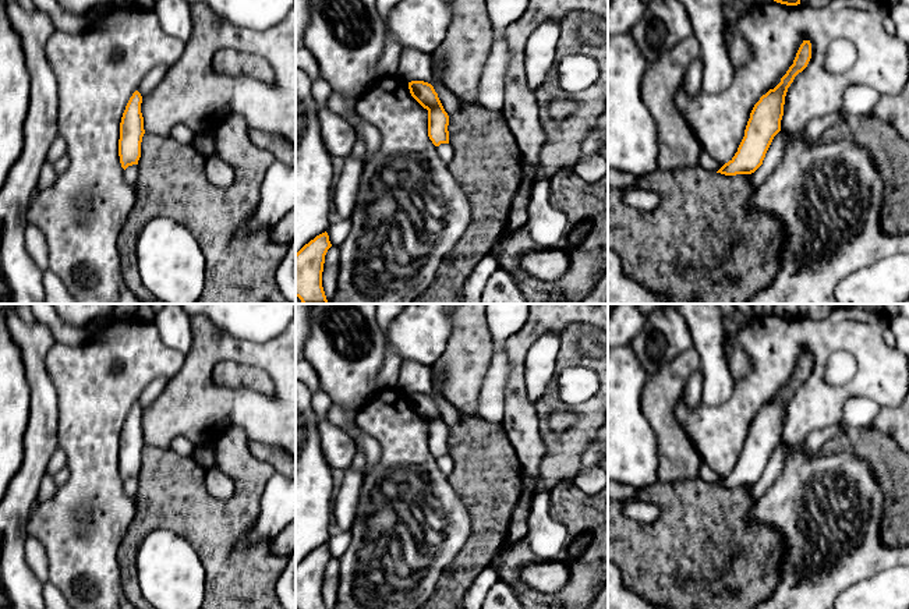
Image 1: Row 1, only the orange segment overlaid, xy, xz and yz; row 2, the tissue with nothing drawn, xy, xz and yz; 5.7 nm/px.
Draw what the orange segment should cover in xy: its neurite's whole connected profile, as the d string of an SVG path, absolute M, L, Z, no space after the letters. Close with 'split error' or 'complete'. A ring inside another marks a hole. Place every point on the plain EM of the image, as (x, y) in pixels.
M138 403L130 410L120 435L119 468L121 479L138 477L141 470L141 454L145 446L141 425L142 408Z; complete

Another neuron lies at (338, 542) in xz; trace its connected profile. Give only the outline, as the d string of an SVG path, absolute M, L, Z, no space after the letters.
M350 531L333 532L329 541L326 542L330 556L339 559L349 548L350 541L351 541Z

